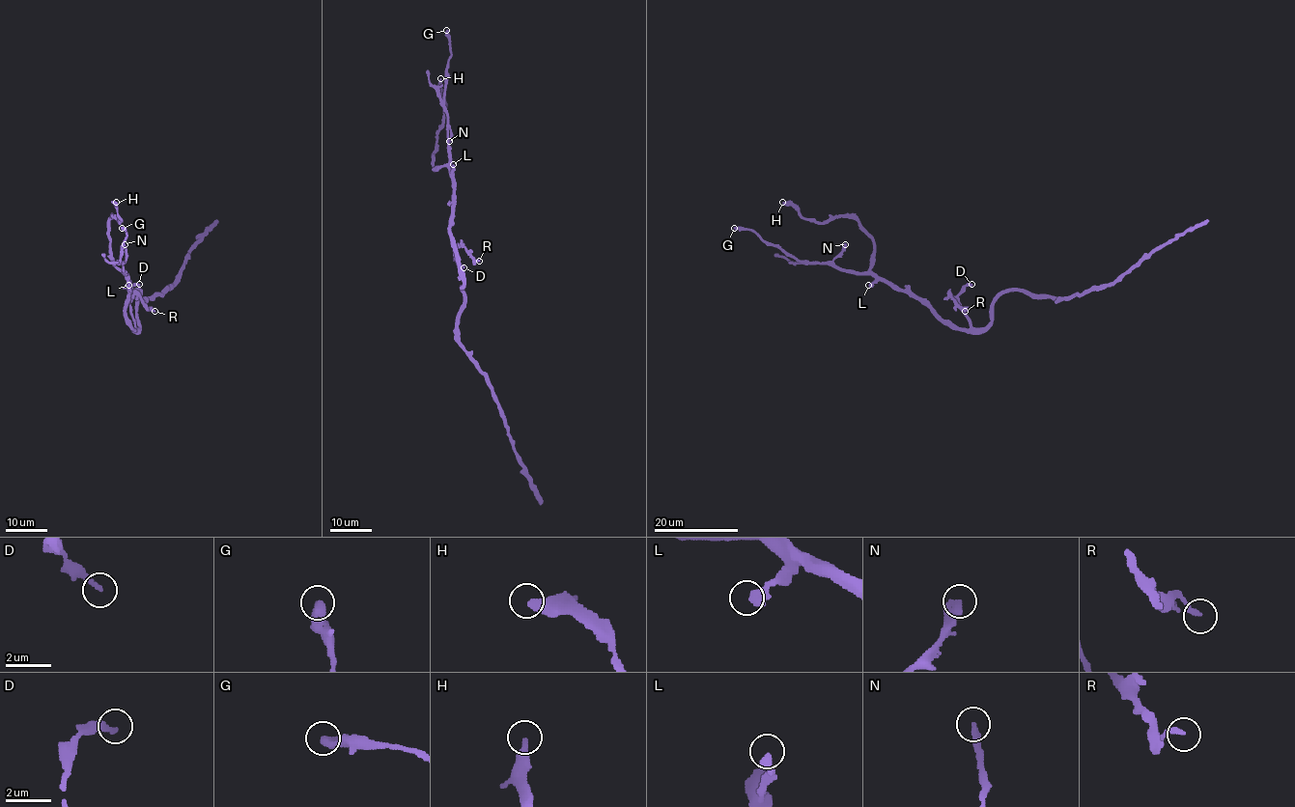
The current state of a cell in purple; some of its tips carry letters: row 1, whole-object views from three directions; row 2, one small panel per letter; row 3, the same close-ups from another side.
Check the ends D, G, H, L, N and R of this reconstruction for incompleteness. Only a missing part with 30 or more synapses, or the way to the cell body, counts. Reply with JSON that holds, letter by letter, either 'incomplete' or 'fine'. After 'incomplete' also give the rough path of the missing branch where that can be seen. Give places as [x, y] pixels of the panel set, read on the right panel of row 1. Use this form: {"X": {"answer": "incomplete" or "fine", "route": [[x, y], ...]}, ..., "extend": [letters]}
{"D": {"answer": "fine"}, "G": {"answer": "fine"}, "H": {"answer": "fine"}, "L": {"answer": "fine"}, "N": {"answer": "fine"}, "R": {"answer": "fine"}, "extend": []}

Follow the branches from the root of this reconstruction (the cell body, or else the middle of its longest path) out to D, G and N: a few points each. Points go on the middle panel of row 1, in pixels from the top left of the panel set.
D: (464, 284), (454, 254), (464, 267)
G: (464, 284), (458, 254), (450, 231), (453, 175), (446, 110), (443, 104), (445, 70), (451, 55), (446, 30)
N: (464, 284), (458, 254), (450, 231), (453, 205), (453, 175), (448, 144), (450, 128), (449, 141)

